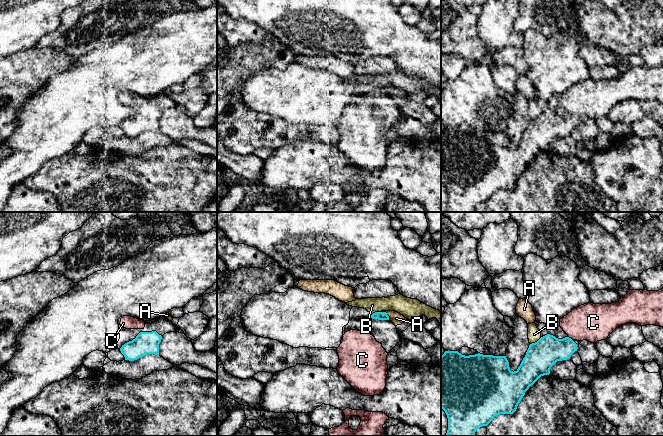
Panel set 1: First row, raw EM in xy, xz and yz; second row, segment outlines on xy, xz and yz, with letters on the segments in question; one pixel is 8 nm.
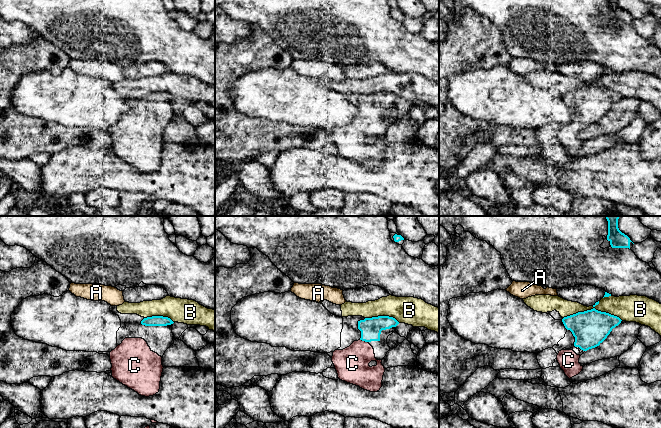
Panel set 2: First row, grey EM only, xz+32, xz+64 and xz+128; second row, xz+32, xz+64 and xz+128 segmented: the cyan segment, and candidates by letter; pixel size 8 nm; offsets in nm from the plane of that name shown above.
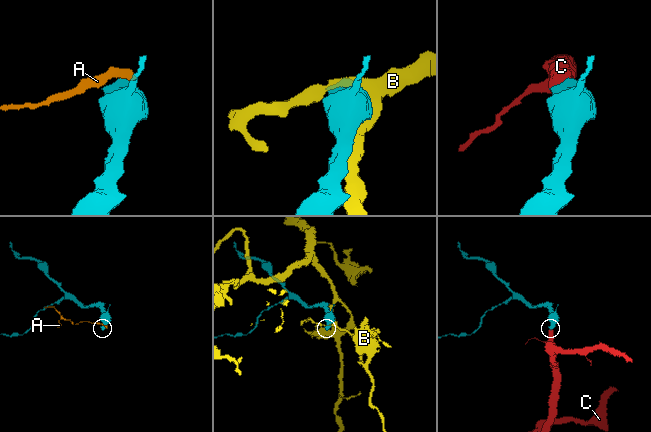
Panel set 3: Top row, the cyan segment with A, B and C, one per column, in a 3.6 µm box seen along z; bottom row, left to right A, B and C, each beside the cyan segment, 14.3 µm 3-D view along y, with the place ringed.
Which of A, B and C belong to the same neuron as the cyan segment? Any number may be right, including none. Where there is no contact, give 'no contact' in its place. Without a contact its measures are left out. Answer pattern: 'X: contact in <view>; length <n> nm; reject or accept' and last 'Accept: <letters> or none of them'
A: contact in xz; length 100 nm; reject
B: contact in yz; length 110 nm; reject
C: contact in yz; length 50 nm; accept
Accept: C

